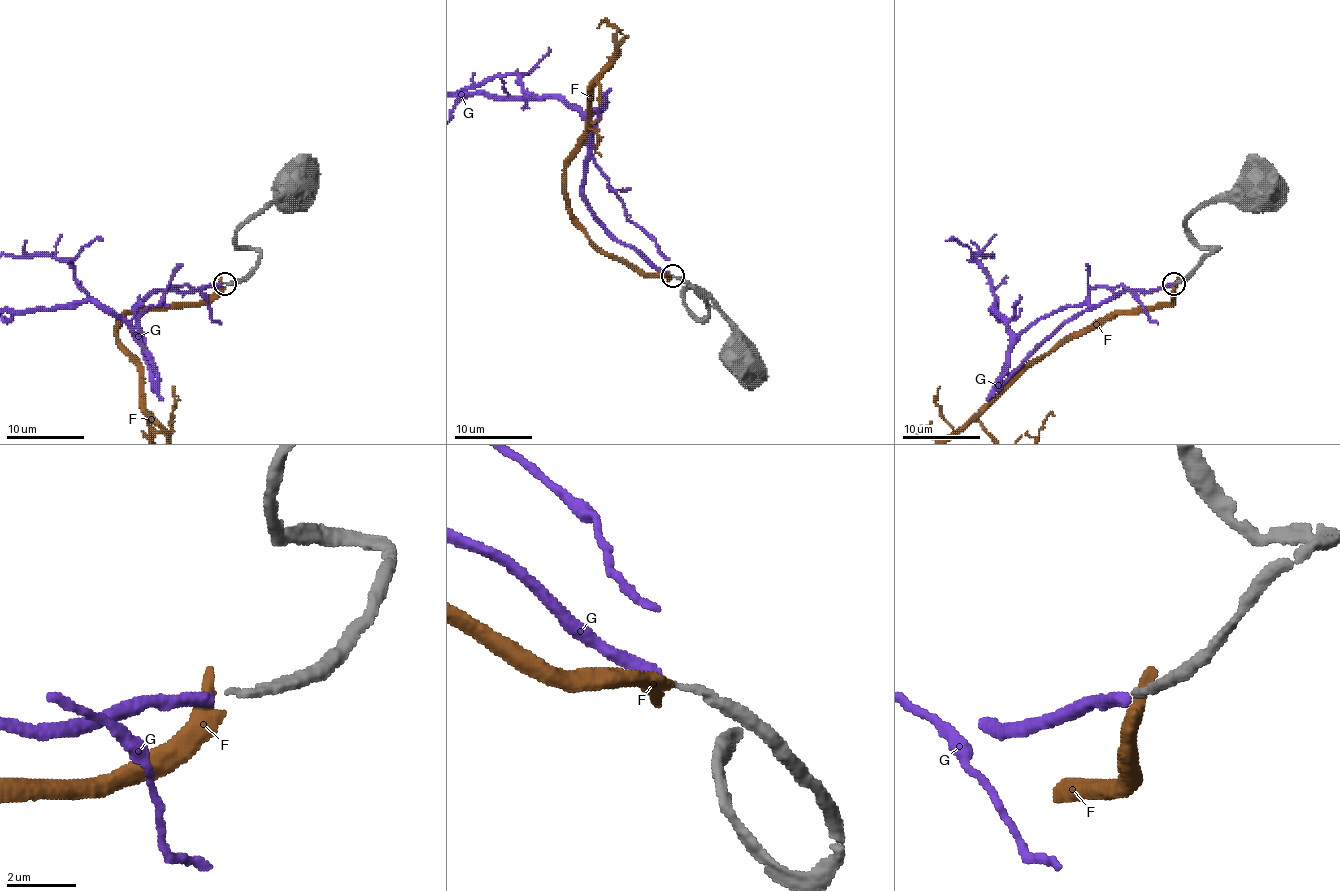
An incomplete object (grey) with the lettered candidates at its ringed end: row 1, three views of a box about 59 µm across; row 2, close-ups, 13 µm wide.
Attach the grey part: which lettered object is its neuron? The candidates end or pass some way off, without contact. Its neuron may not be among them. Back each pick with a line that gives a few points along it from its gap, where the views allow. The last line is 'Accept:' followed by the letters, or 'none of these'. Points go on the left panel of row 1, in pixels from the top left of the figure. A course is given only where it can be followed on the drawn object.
Accept: G

